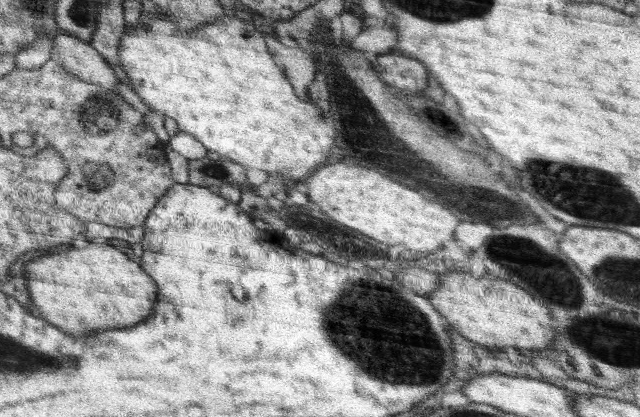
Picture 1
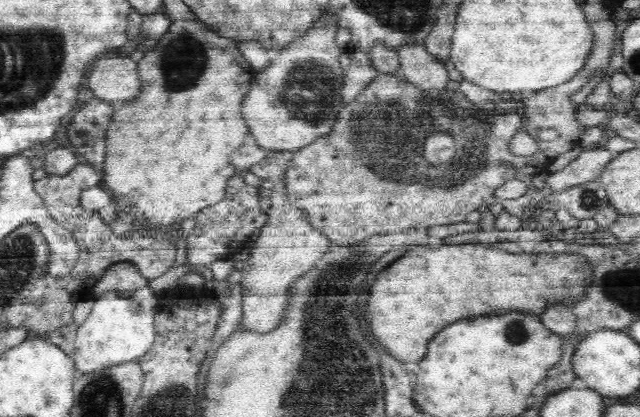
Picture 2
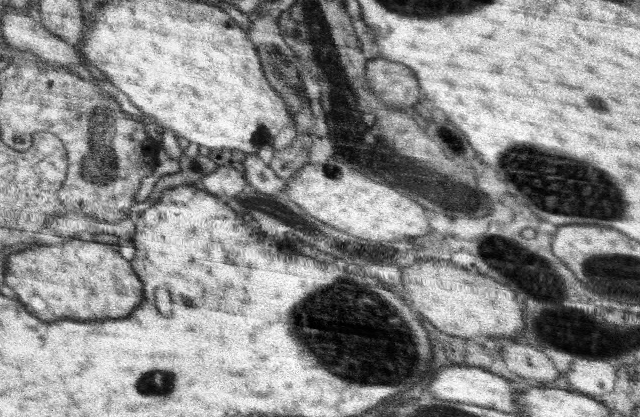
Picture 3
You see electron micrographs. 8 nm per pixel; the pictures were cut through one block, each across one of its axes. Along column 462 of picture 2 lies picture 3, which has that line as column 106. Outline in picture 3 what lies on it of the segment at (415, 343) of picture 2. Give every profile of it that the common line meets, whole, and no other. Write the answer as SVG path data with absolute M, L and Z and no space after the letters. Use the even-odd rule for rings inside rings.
M74 237L70 242L64 242L64 244L56 244L56 246L36 246L34 248L34 244L32 244L32 250L23 250L14 254L11 254L7 258L6 262L6 276L4 276L4 282L6 282L6 285L10 286L16 294L18 294L18 298L20 298L20 302L26 302L26 306L30 306L30 310L34 310L34 314L38 314L38 318L42 318L42 320L56 320L56 318L72 318L72 320L102 320L102 318L124 318L124 316L128 316L140 302L144 299L144 292L142 292L142 282L138 280L138 276L134 274L134 270L132 270L132 274L130 274L130 263L129 260L126 260L125 258L122 258L122 255L117 251L117 246L104 244L104 243L98 243L97 241L83 241L81 239L77 239Z

